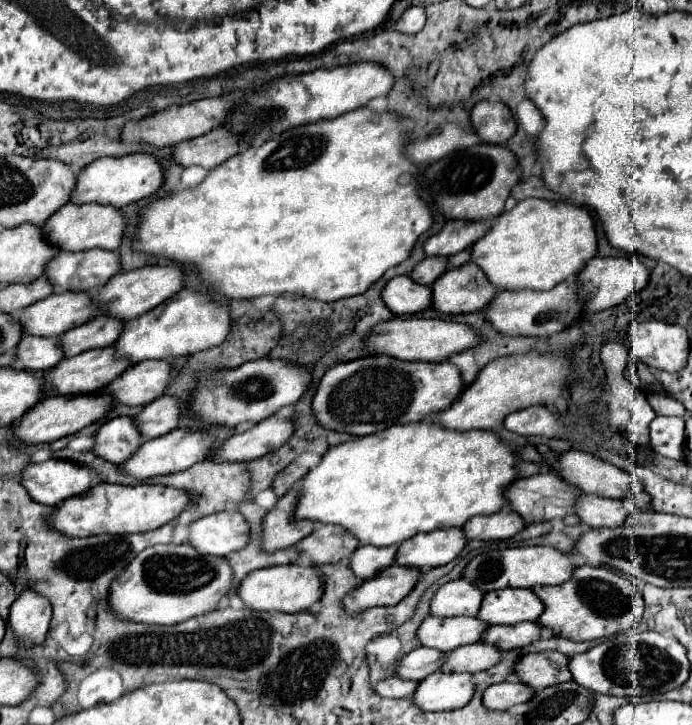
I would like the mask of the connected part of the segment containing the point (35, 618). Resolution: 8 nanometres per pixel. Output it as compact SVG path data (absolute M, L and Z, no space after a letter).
M25 588L11 604L9 626L19 642L29 638L33 644L41 644L49 632L49 620L51 602L33 588Z

